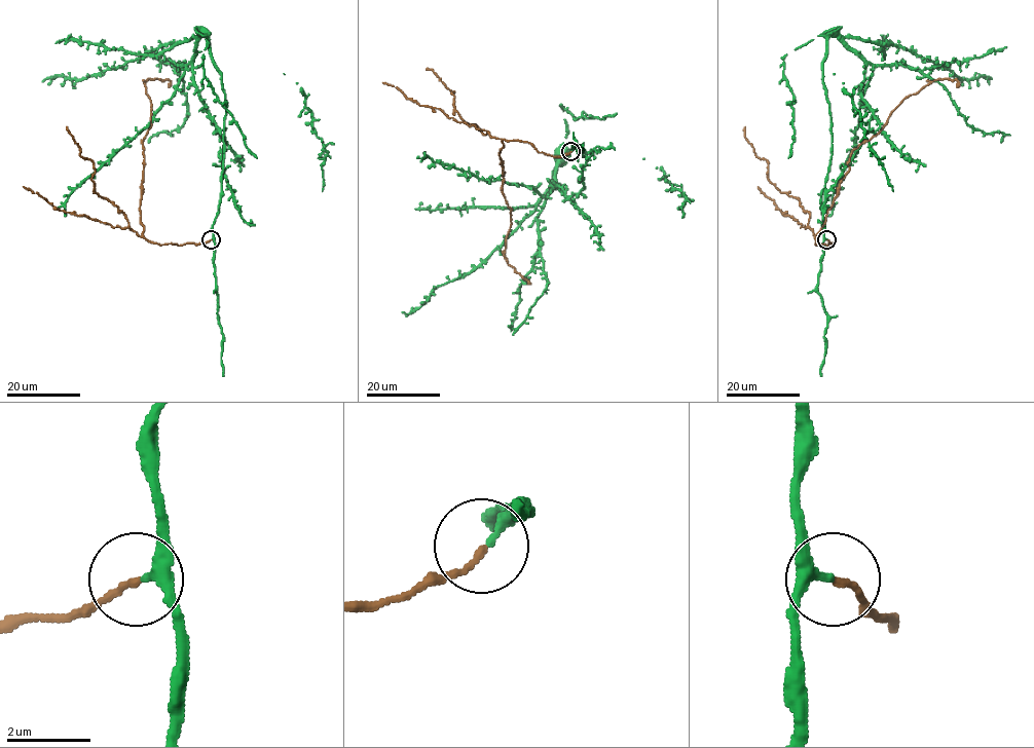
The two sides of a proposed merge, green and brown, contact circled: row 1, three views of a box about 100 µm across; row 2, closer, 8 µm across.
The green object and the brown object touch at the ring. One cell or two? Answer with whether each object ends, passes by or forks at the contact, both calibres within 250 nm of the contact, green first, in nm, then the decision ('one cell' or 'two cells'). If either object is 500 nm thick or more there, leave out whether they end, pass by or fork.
green passes by; brown ends there; 200 nm thick on the green side, 160 nm on the other; one cell

